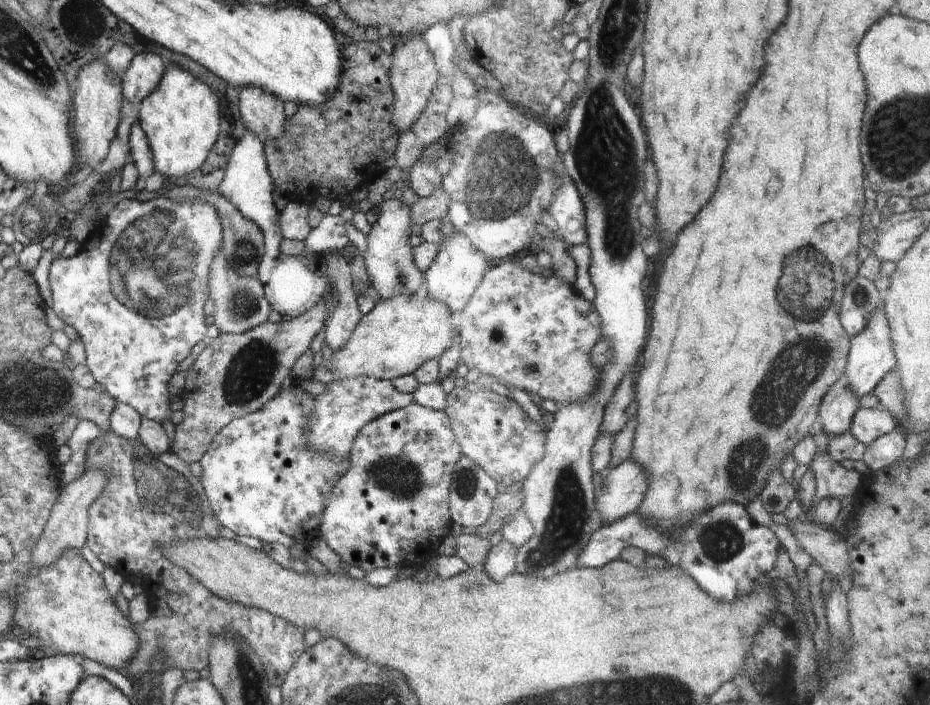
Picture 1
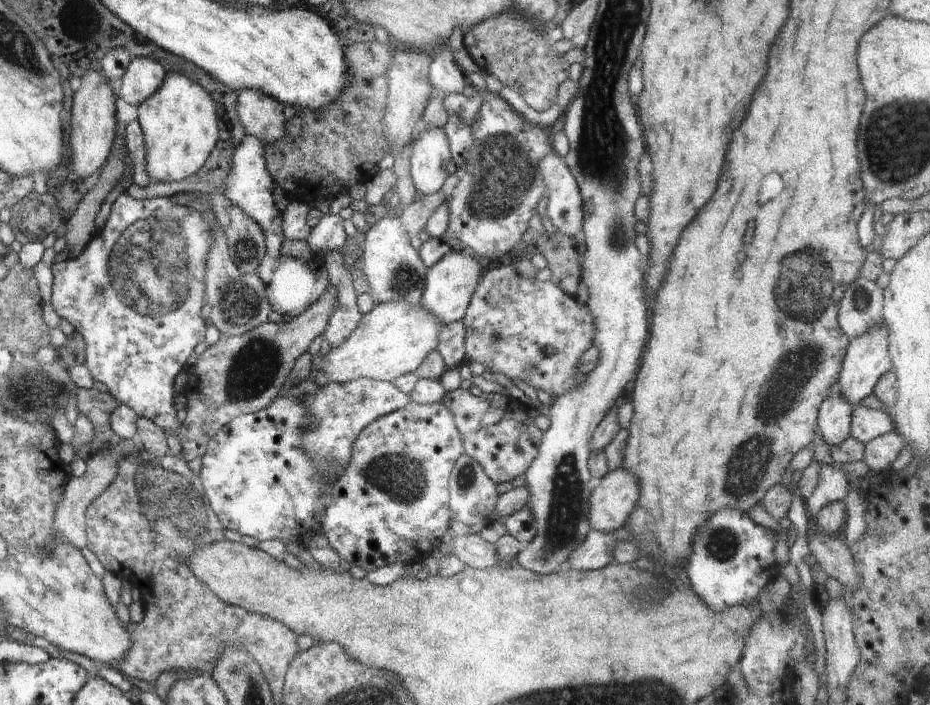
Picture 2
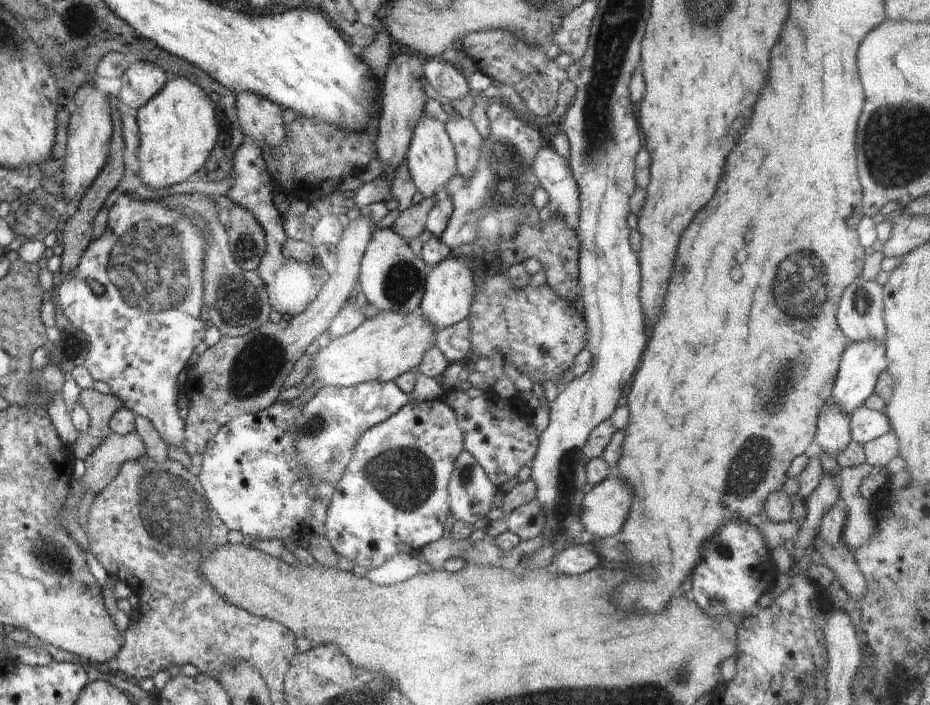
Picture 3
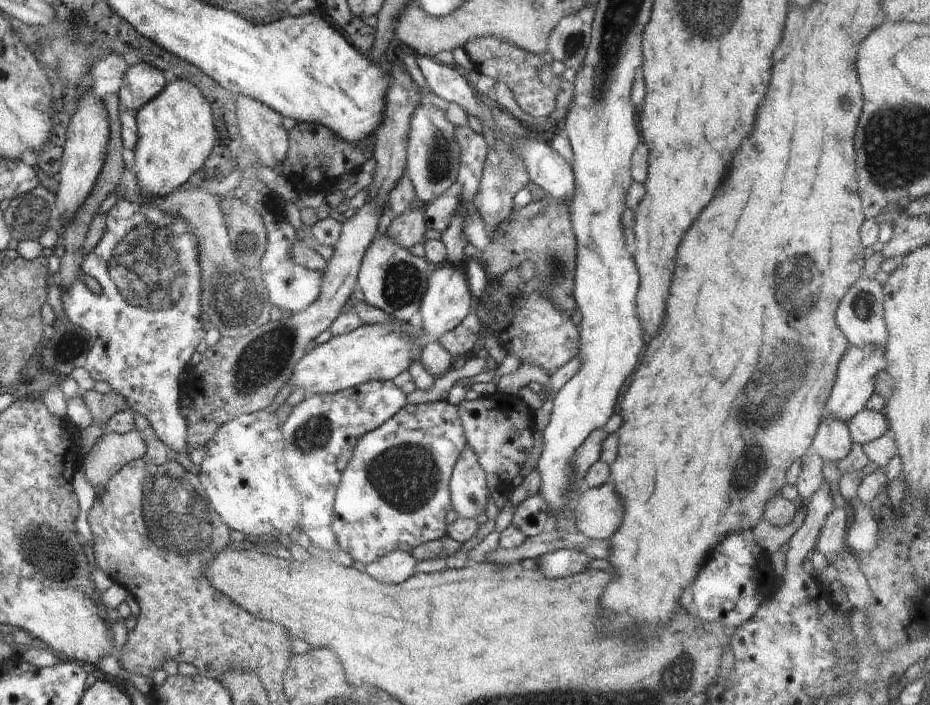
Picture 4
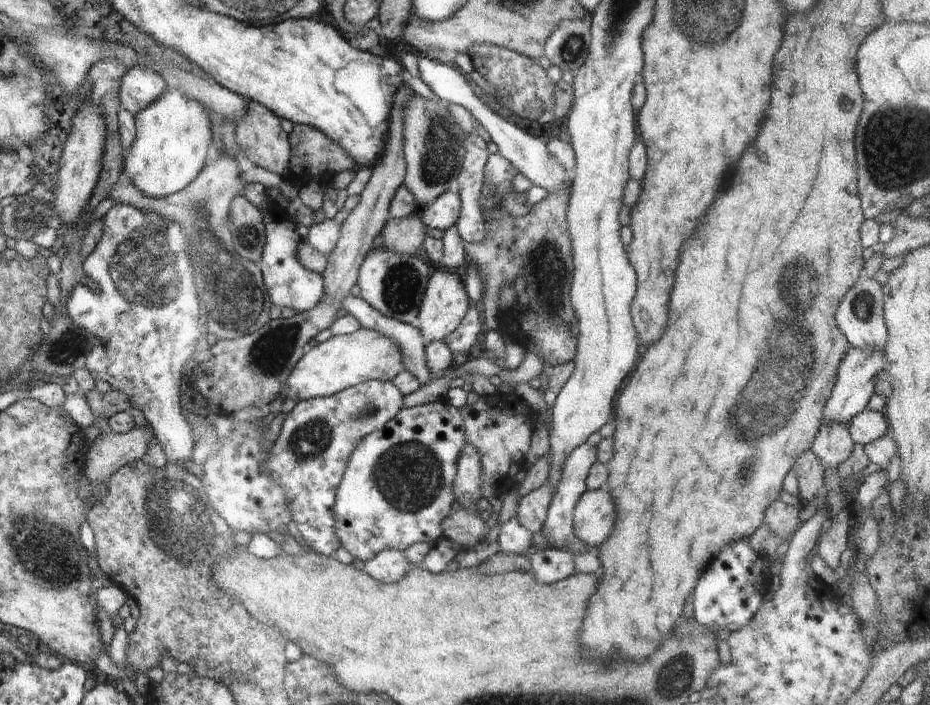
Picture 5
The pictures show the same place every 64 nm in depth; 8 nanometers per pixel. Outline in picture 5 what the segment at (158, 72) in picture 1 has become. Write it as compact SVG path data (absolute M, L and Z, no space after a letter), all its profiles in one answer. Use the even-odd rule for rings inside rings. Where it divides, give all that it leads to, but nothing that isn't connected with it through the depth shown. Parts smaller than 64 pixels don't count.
M130 67L120 80L120 106L136 116L150 105L157 104L167 89L161 74L148 67Z

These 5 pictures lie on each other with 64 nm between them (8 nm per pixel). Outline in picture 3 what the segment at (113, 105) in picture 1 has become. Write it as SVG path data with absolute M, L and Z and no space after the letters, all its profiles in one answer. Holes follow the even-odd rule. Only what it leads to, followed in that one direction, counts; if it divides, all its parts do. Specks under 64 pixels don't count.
M92 83L83 84L75 93L76 110L68 126L67 151L64 166L63 192L66 200L77 203L92 182L101 174L109 158L110 136L113 136L113 118L110 118L110 96Z

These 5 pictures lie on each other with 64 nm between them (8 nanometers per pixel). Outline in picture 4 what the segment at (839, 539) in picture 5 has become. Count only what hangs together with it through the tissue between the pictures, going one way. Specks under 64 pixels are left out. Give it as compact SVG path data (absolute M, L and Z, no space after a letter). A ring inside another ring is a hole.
M835 507L822 525L814 550L824 554L829 564L832 564L831 560L846 546L848 515L847 508Z

